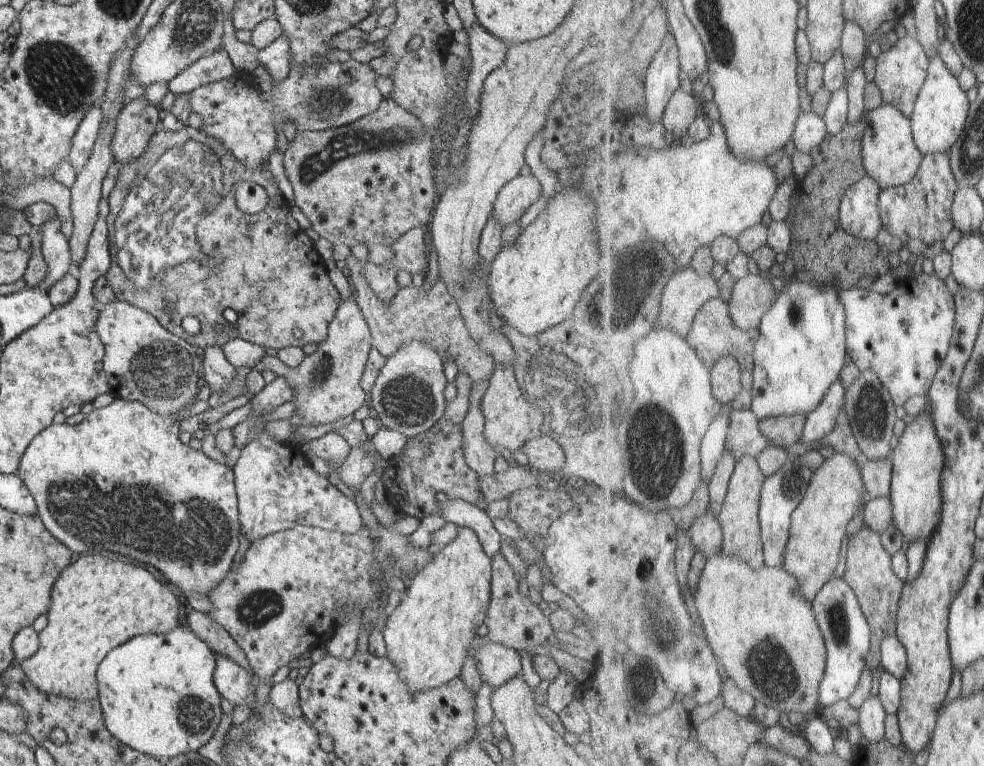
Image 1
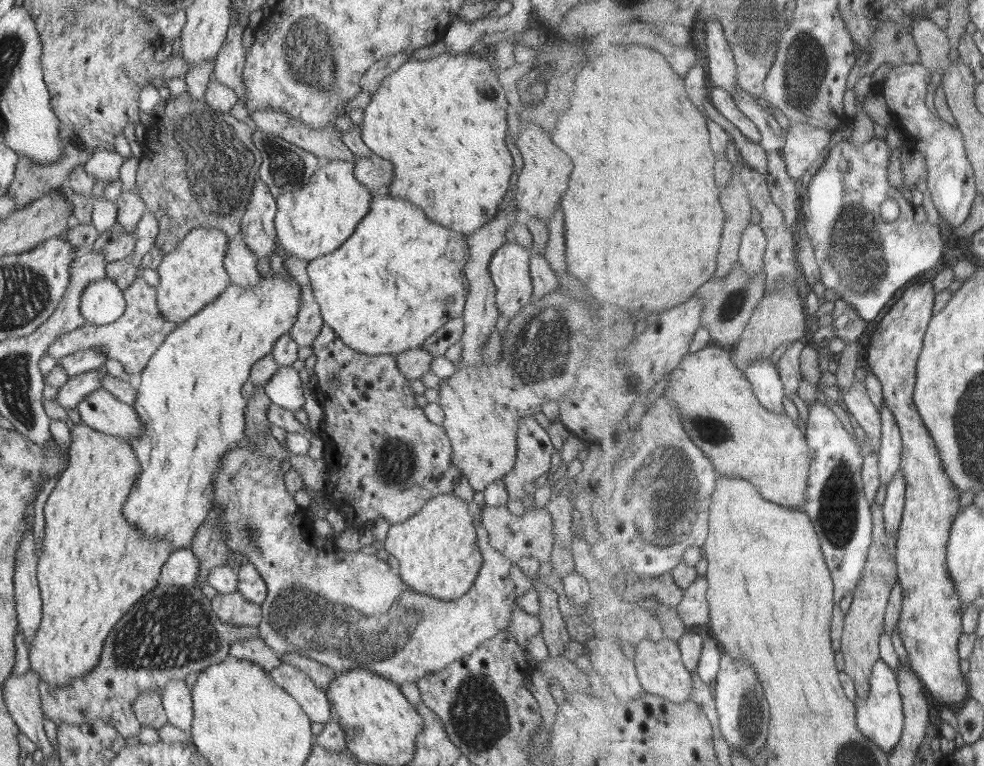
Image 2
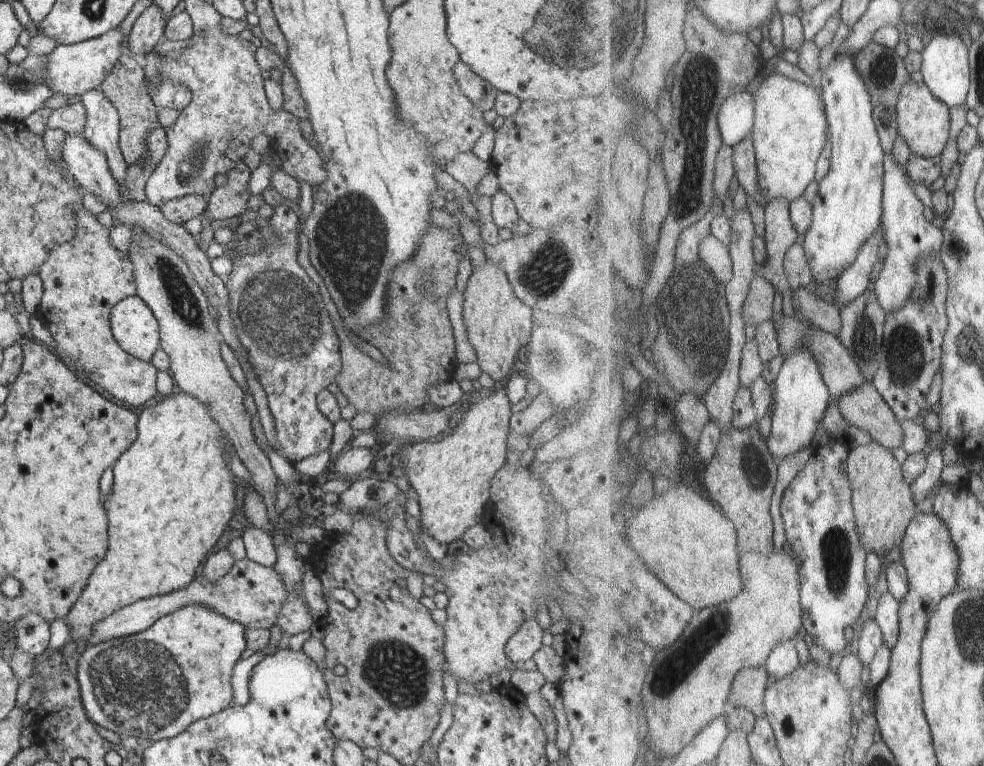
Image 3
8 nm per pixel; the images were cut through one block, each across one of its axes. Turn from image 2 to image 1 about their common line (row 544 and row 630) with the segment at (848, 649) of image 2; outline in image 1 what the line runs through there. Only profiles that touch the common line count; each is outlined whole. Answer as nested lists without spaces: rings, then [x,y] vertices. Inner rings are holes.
[[[863,526],[859,534],[850,537],[846,560],[845,579],[853,586],[858,594],[859,601],[863,606],[874,629],[874,640],[868,665],[871,670],[877,670],[882,662],[882,643],[887,636],[898,635],[898,616],[902,603],[902,595],[906,586],[903,578],[895,572],[894,555],[883,544],[883,536],[869,526]]]

